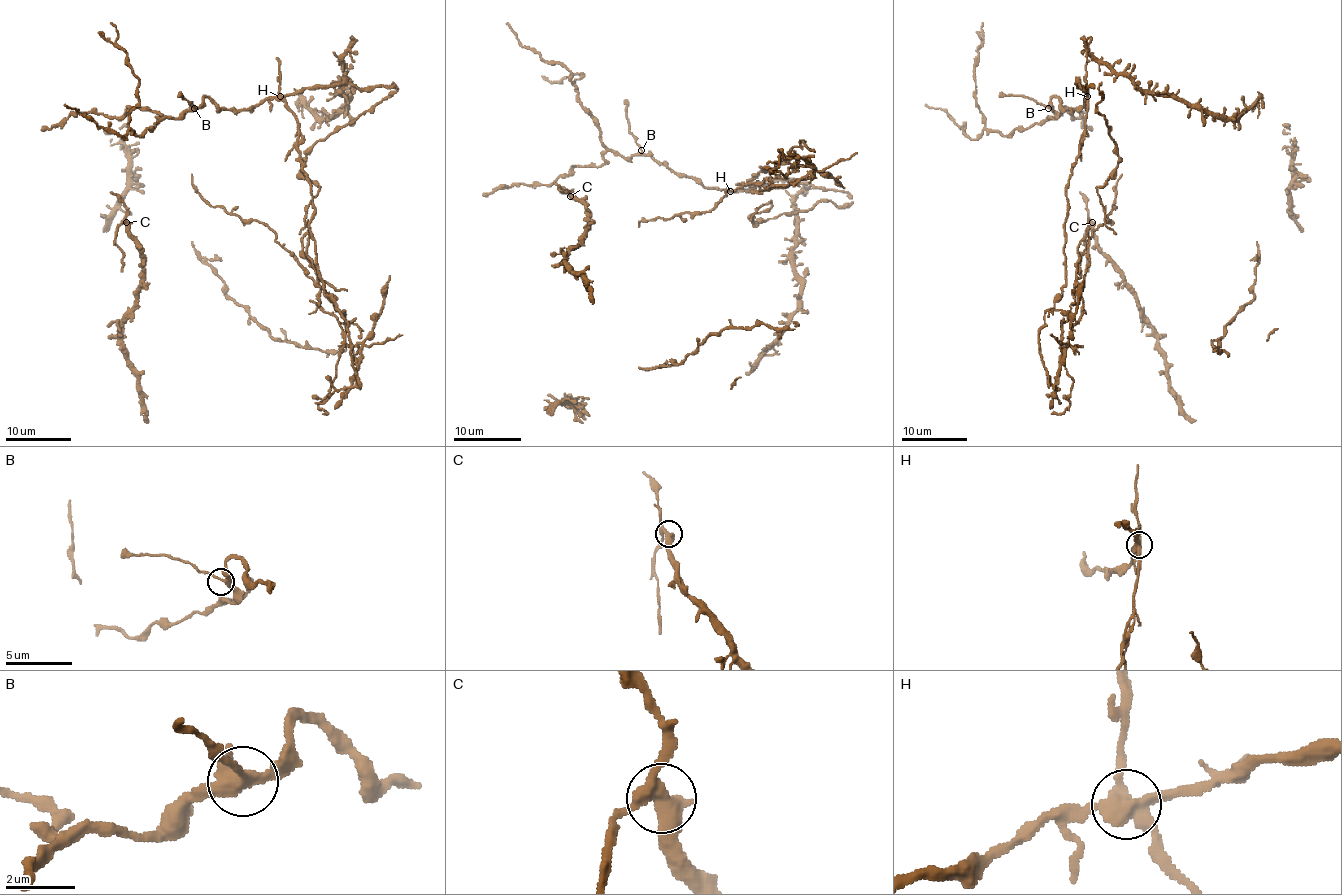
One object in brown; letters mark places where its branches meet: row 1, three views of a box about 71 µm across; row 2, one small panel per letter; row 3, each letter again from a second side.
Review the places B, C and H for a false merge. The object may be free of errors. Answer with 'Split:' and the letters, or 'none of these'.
Split: H

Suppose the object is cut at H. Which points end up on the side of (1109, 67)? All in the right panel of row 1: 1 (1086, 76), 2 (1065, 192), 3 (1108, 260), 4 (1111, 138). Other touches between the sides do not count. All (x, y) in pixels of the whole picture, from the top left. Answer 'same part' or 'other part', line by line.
1: same part
2: same part
3: other part
4: other part

